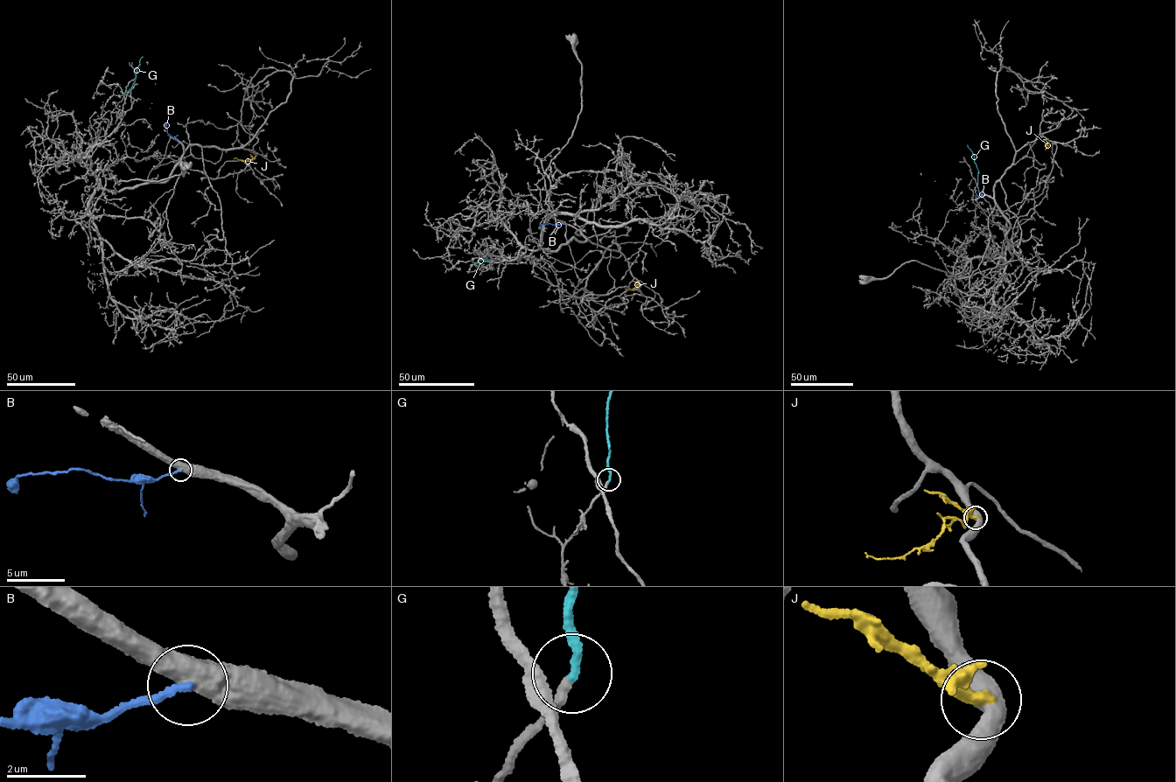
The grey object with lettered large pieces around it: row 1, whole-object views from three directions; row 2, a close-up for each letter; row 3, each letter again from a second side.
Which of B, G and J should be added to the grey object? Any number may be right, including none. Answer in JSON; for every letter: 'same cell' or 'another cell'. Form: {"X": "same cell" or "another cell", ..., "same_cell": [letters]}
{"B": "another cell", "G": "same cell", "J": "another cell", "same_cell": ["G"]}

